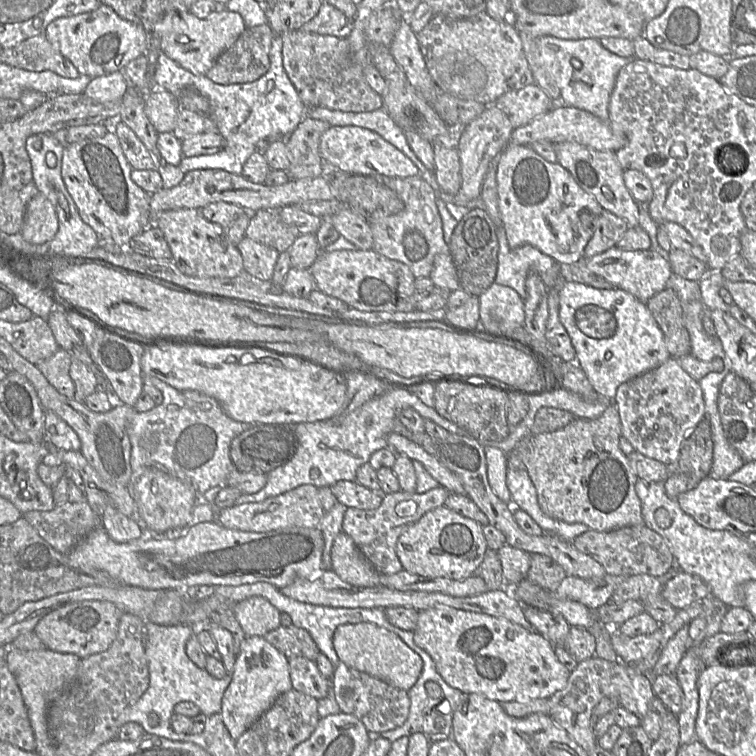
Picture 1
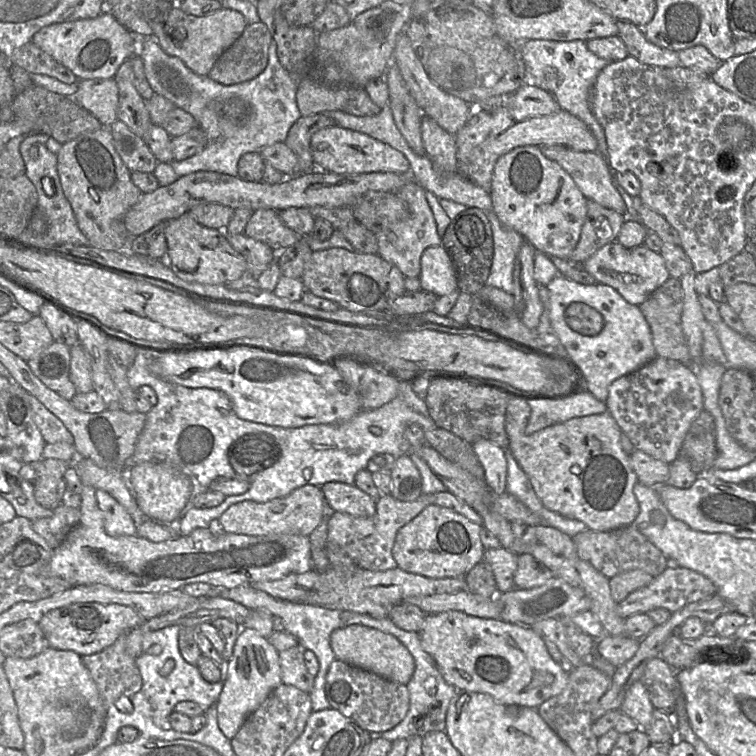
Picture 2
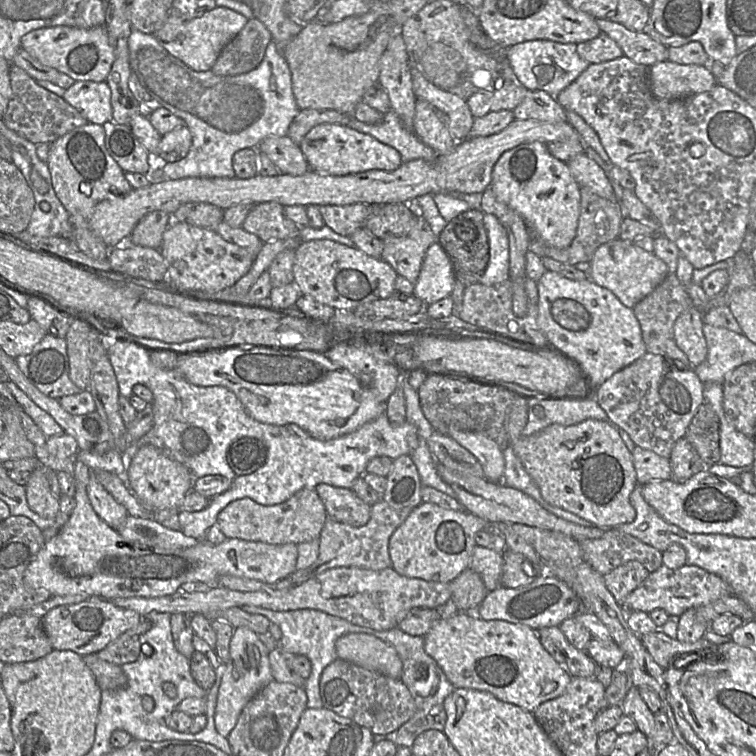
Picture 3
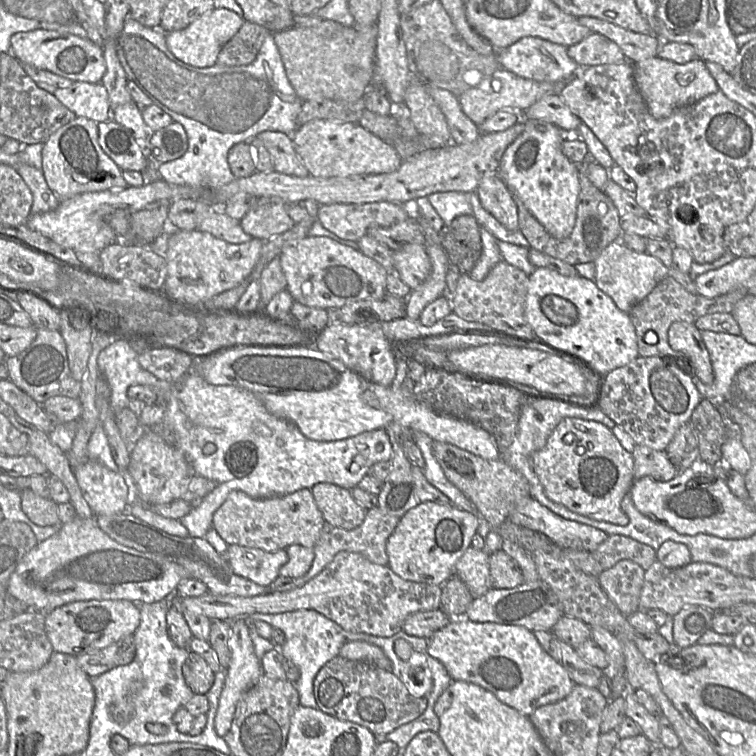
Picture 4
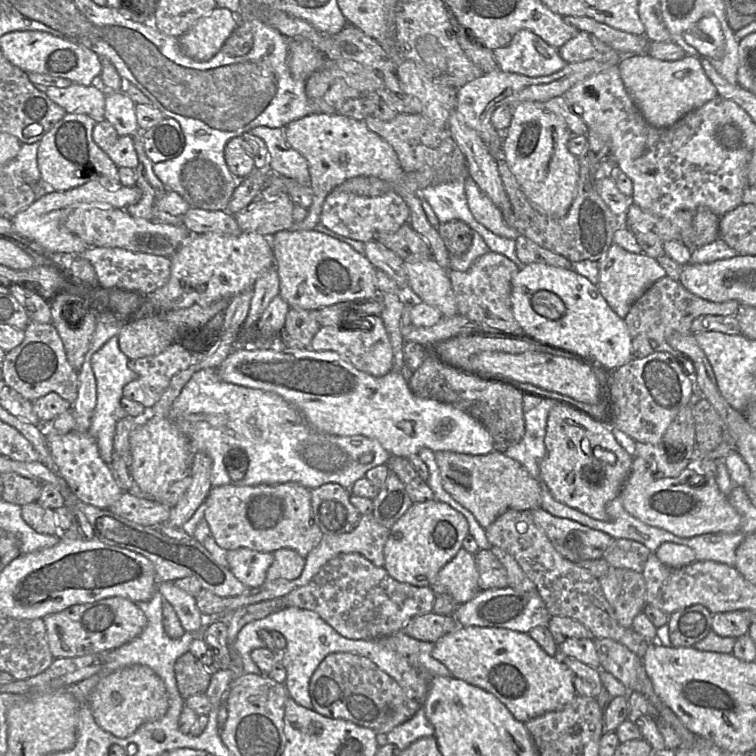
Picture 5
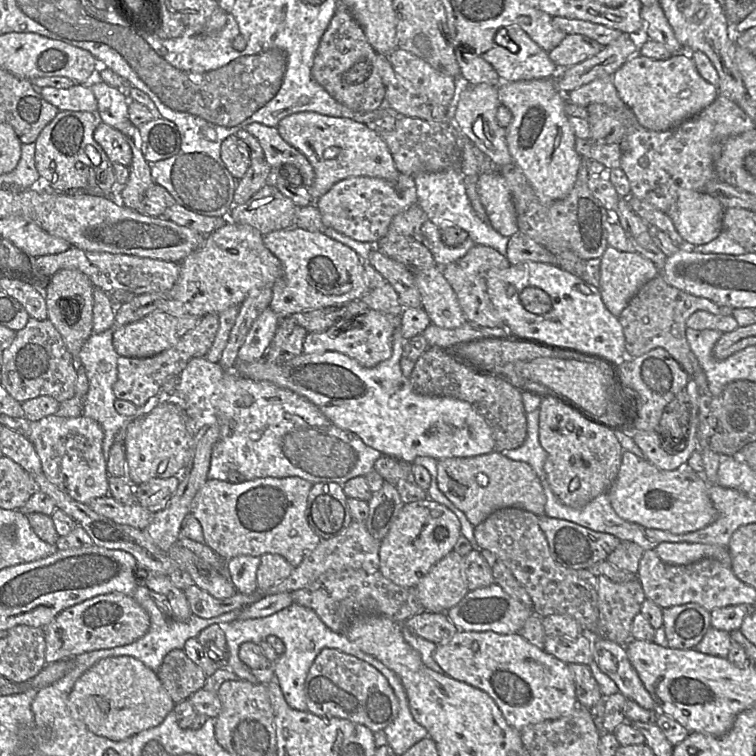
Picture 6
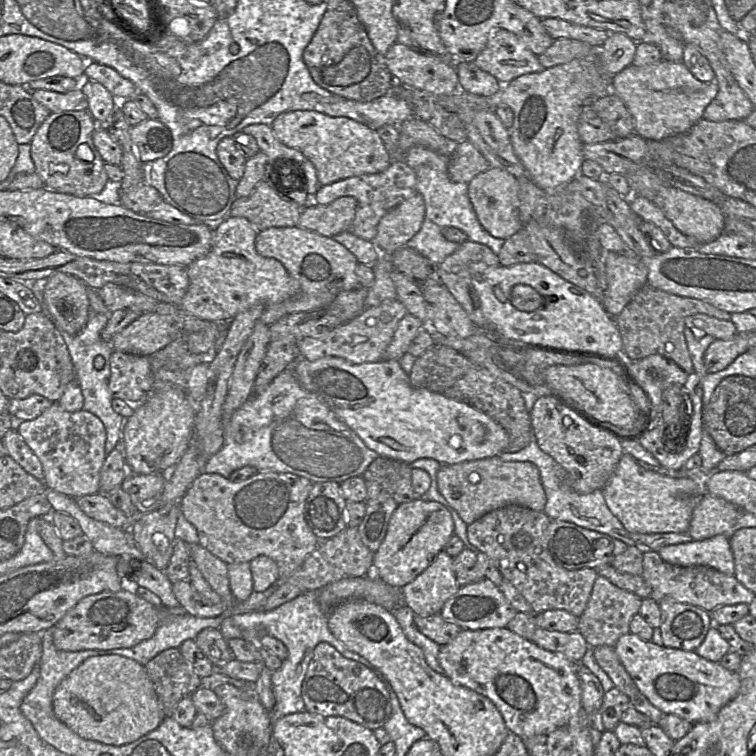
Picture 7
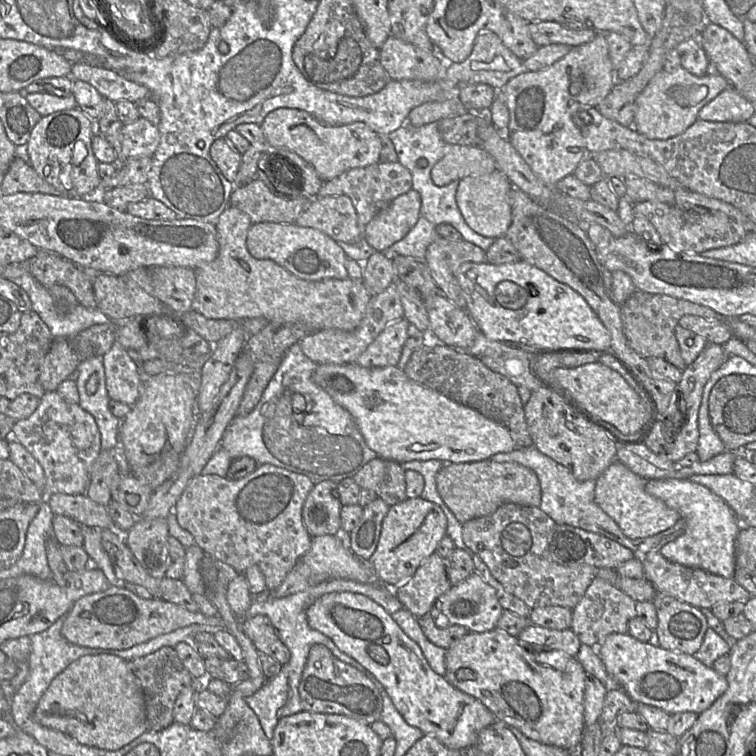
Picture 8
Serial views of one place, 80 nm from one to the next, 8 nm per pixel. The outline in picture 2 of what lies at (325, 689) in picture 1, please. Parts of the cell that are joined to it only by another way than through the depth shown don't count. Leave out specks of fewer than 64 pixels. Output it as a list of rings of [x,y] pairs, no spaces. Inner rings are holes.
[[[301,646],[279,652],[282,684],[294,686],[306,693],[312,691],[314,678],[308,673],[304,663],[304,649]]]

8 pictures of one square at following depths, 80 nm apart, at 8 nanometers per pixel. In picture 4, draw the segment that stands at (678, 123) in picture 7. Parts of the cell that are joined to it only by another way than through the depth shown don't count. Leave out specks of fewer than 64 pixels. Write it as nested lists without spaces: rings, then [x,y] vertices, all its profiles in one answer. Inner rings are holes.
[[[659,57],[633,63],[635,85],[655,119],[667,118],[677,108],[693,104],[719,90],[705,63],[701,59],[694,59],[685,64],[677,64]]]

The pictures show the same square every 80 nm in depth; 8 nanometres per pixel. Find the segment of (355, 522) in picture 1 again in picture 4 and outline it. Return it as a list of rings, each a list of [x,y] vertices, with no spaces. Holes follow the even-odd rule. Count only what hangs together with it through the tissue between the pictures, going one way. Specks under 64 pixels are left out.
[[[374,506],[366,511],[362,524],[352,530],[345,530],[325,523],[319,538],[313,547],[314,559],[310,569],[304,575],[296,578],[278,576],[268,586],[268,592],[289,591],[303,586],[306,582],[318,575],[333,560],[335,555],[342,551],[359,553],[370,562],[377,565],[388,565],[386,543],[389,536],[395,530],[399,519],[400,517],[385,514],[378,506]]]

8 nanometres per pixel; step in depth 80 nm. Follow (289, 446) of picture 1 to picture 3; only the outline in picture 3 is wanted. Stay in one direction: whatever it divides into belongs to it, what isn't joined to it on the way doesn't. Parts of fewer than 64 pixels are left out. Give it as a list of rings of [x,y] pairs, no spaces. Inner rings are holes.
[[[243,437],[233,442],[227,451],[227,463],[238,476],[260,468],[267,457],[266,446],[258,439]]]

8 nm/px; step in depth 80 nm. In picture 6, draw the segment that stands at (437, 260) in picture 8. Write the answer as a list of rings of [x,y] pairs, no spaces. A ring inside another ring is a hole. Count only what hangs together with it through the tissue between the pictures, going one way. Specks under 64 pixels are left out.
[[[475,244],[462,258],[442,268],[445,279],[454,290],[467,322],[490,328],[504,327],[504,322],[487,293],[486,278],[491,269],[506,269],[511,264],[506,256],[492,247]]]

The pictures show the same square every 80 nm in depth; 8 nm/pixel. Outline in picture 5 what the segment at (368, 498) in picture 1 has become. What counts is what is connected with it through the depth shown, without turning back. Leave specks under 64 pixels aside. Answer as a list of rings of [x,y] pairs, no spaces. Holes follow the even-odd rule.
[[[326,483],[311,490],[311,512],[323,535],[352,531],[361,514],[350,502],[350,490],[338,483]]]

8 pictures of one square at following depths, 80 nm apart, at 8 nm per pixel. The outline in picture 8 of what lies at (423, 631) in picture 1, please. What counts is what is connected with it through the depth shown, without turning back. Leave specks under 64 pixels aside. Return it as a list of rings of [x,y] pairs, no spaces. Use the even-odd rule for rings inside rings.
[[[497,628],[469,632],[445,655],[445,678],[480,700],[497,721],[513,726],[527,738],[570,749],[582,741],[587,673],[576,657],[561,650],[541,650]]]

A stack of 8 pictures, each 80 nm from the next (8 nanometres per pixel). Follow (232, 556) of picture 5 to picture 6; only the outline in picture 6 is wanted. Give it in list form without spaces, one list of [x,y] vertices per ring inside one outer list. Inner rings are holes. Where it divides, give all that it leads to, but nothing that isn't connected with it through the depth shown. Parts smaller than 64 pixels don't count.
[[[240,555],[228,560],[229,579],[237,593],[251,594],[257,591],[256,572],[260,557]]]

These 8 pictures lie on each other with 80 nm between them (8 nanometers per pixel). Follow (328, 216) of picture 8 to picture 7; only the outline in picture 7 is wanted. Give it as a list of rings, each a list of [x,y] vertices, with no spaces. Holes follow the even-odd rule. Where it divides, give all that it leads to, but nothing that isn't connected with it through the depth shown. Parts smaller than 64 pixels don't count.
[[[339,197],[326,205],[311,201],[303,208],[298,226],[322,236],[333,237],[349,230],[355,212],[356,200],[352,197]]]

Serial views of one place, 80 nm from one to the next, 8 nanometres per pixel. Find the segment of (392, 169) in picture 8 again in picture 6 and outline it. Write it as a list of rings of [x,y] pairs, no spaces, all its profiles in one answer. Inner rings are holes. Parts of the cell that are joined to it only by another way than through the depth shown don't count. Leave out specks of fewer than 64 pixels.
[[[400,173],[396,182],[368,176],[343,179],[314,204],[319,209],[325,228],[333,228],[357,241],[376,244],[386,236],[393,217],[416,203],[414,177]]]

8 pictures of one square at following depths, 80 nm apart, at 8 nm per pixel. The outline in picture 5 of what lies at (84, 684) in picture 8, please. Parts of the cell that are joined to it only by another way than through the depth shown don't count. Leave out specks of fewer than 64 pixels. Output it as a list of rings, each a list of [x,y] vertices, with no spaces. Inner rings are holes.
[[[125,666],[101,677],[88,699],[96,723],[115,737],[125,738],[143,723],[160,719],[167,712],[168,696],[161,678],[148,666]]]

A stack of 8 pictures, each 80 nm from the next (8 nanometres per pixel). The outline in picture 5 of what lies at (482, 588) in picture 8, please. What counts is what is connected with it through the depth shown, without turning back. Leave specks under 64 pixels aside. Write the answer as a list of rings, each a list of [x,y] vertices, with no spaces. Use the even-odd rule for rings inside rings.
[[[510,587],[480,590],[471,600],[460,604],[453,617],[459,626],[500,627],[528,633],[537,626],[547,626],[551,615],[537,591],[521,592]]]

